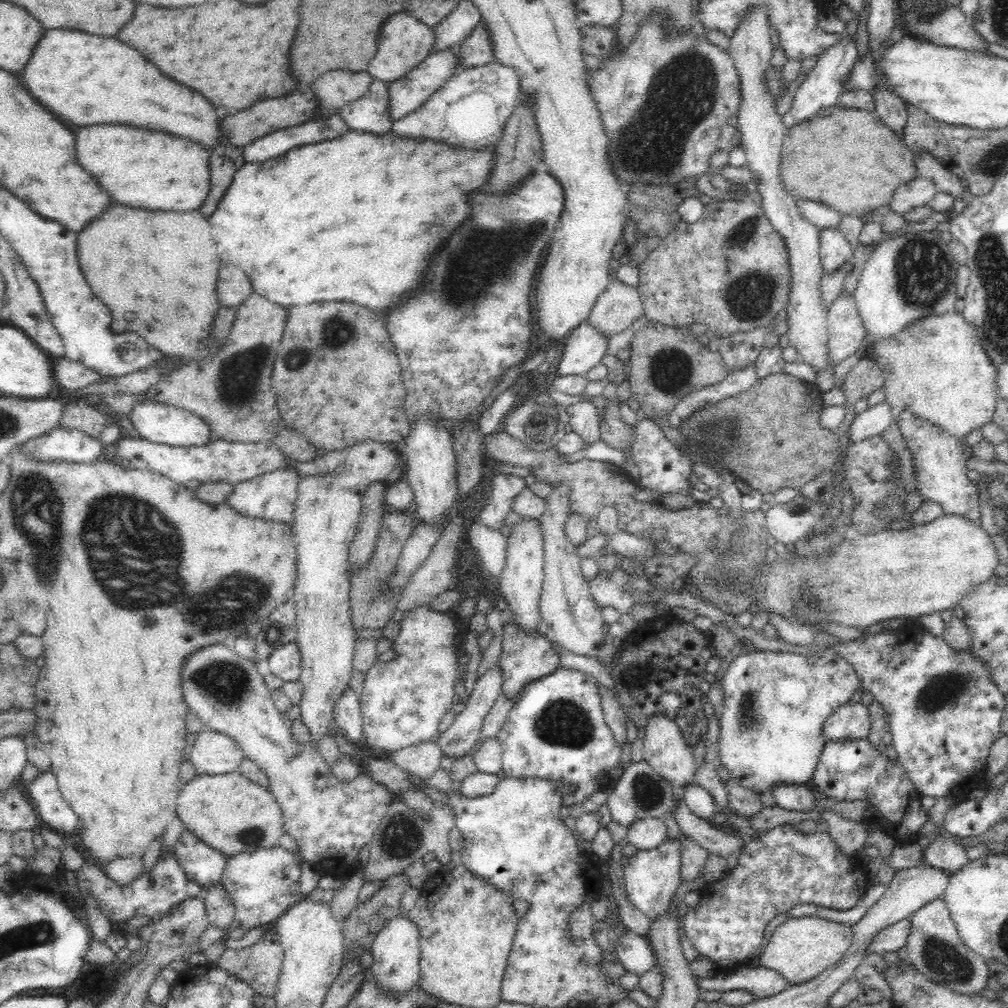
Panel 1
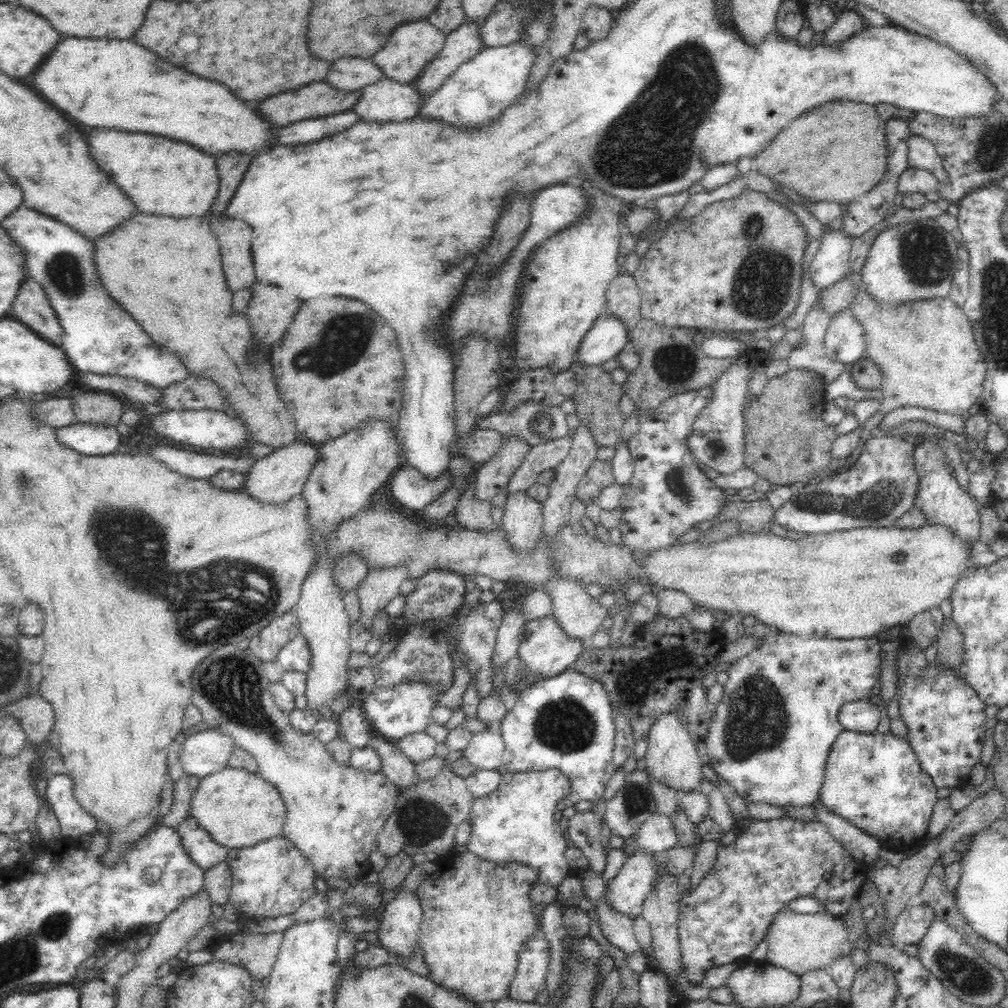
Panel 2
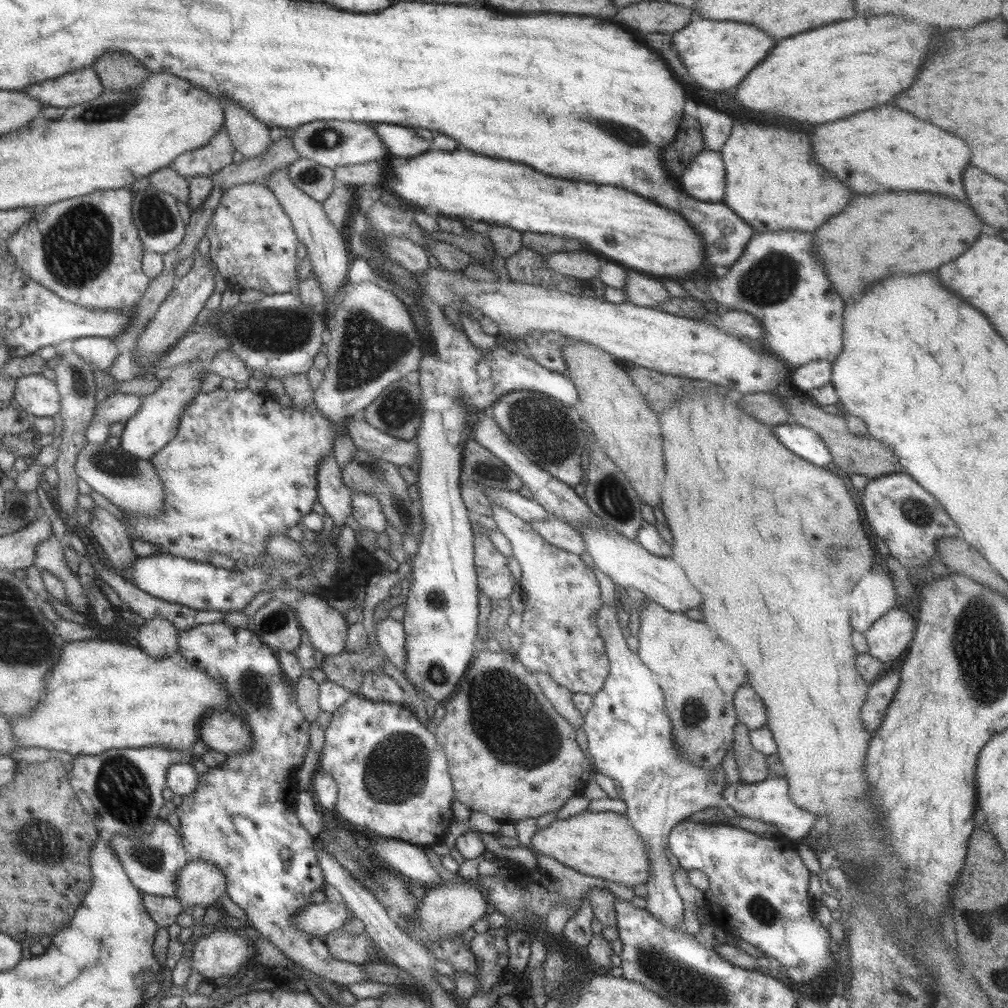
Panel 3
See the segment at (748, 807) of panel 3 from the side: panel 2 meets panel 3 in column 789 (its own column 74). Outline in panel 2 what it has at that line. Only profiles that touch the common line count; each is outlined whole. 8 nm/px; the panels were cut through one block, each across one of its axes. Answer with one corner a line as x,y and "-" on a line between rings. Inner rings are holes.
66,774
48,777
46,800
60,823
61,837
77,840
82,834
93,833
100,823
76,801
74,783

